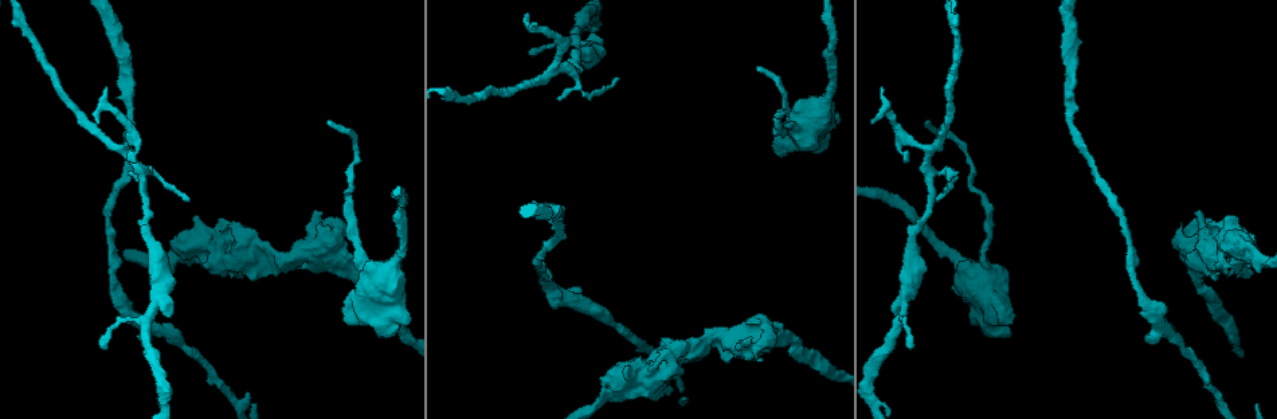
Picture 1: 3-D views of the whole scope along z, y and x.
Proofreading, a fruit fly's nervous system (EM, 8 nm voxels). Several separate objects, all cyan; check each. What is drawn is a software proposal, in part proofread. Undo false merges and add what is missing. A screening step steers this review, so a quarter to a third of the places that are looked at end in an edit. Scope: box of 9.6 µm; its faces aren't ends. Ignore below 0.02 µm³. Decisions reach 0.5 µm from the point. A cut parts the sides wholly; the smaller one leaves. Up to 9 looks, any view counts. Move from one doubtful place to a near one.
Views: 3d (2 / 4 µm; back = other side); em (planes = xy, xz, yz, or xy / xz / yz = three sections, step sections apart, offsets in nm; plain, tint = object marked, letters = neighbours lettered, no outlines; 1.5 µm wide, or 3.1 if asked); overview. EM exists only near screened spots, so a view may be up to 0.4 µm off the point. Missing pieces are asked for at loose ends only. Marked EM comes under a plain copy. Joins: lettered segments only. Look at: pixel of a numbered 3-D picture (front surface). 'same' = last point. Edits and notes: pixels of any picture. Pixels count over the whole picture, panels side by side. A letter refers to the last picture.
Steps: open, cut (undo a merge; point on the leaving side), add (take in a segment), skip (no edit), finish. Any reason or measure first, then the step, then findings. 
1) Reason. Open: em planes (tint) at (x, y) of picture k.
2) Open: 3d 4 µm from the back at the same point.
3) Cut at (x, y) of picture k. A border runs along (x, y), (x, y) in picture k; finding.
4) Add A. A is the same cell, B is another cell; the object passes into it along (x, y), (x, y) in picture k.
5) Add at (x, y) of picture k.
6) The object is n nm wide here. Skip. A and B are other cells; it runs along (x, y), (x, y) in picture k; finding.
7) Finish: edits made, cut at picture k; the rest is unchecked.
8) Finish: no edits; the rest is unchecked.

Sudden change in width. Open: em planes (tint) at (551, 293) of picture 1.

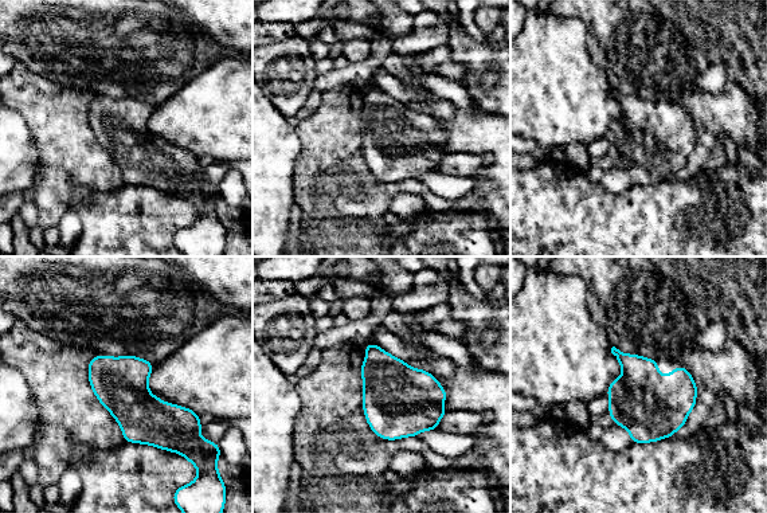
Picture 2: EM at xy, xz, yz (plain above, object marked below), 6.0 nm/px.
What lies round it. Open: em planes (letters) at the same point.

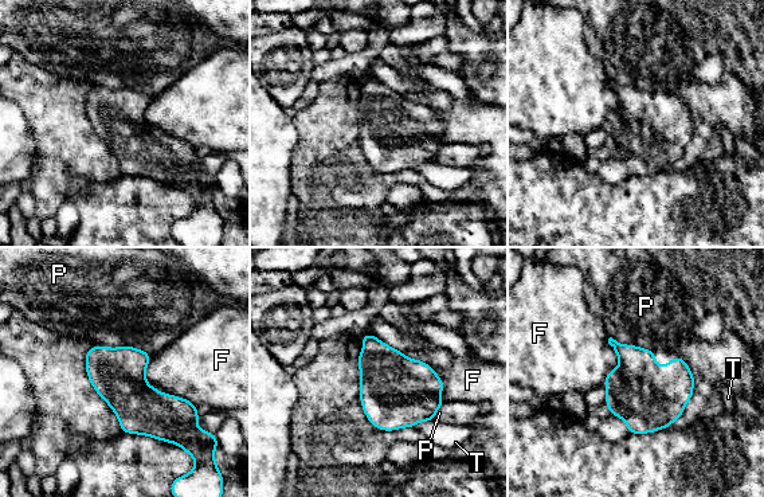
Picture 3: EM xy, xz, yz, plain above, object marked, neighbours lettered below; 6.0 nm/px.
The object is 260 nm wide here. Skip. F, P and T are other cells; a border runs along (149, 356), (145, 380), (195, 404) in picture 3; all the same cell.

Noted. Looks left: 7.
Stops while still wide. Open: 3d 4 µm at (386, 334) of picture 1.

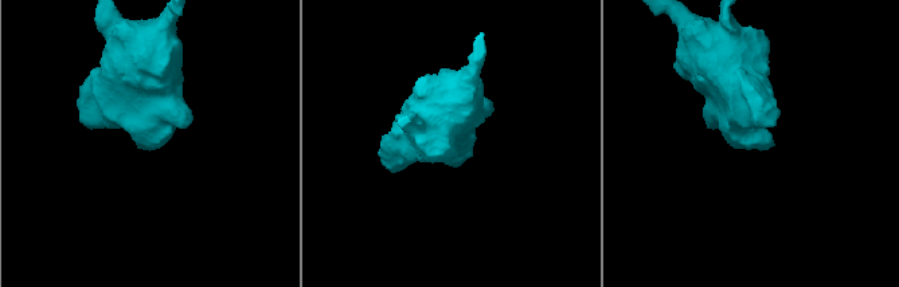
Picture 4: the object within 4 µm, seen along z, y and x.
Now the EM. Open: em planes (tint) at (156, 144) of picture 4.

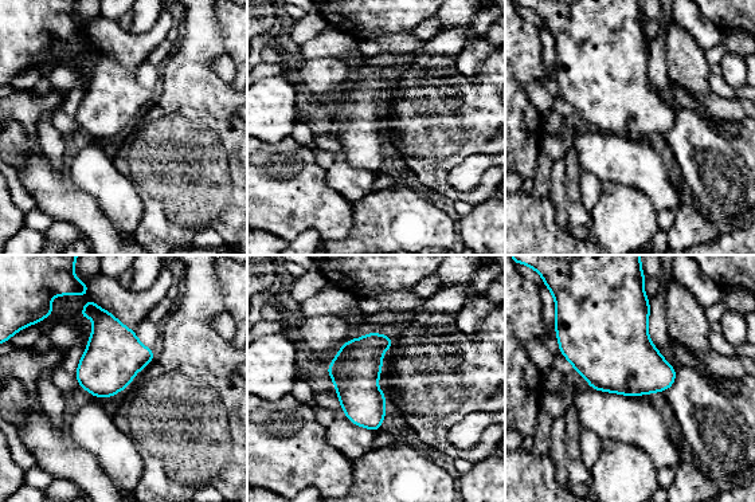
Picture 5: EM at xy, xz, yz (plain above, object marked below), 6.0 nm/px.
Open: em planes (letters) at the same point.

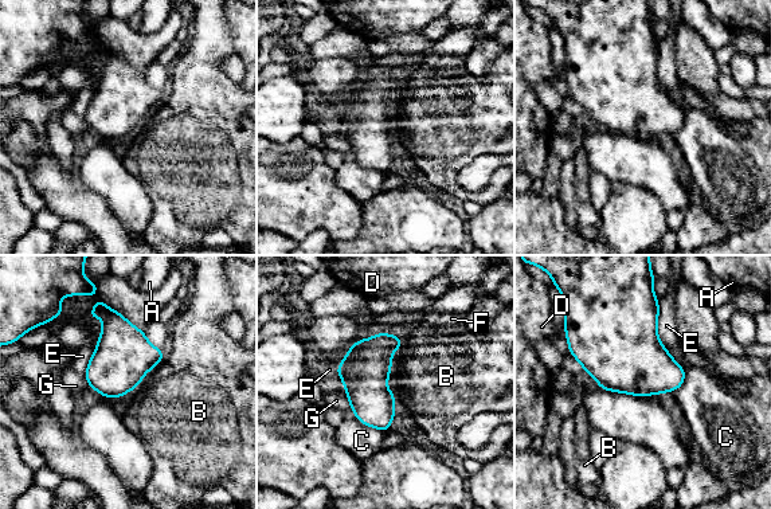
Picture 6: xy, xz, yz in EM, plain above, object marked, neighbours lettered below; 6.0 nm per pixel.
Skip. A, B, C, D, E, F and G are other cells; no lettered segment goes on from it.

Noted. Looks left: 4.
Branch stops here. Open: em xy step 4 (letters) at (927, 120) of picture 1.

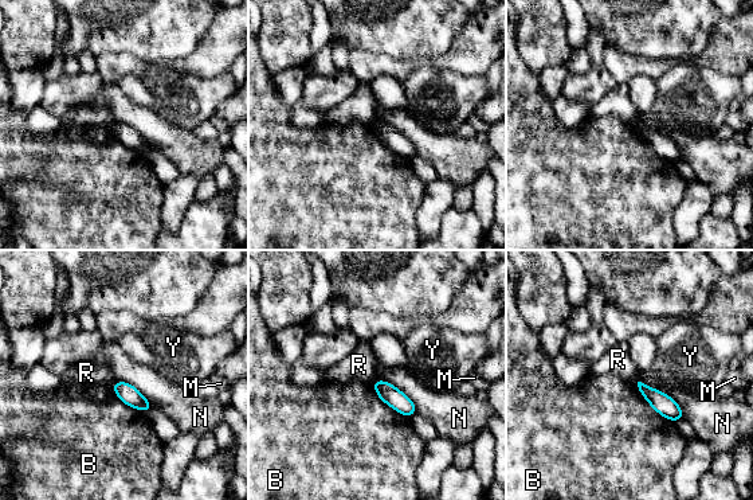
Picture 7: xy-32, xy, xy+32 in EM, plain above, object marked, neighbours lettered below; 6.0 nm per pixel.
Open: em planes (letters) at the same point.

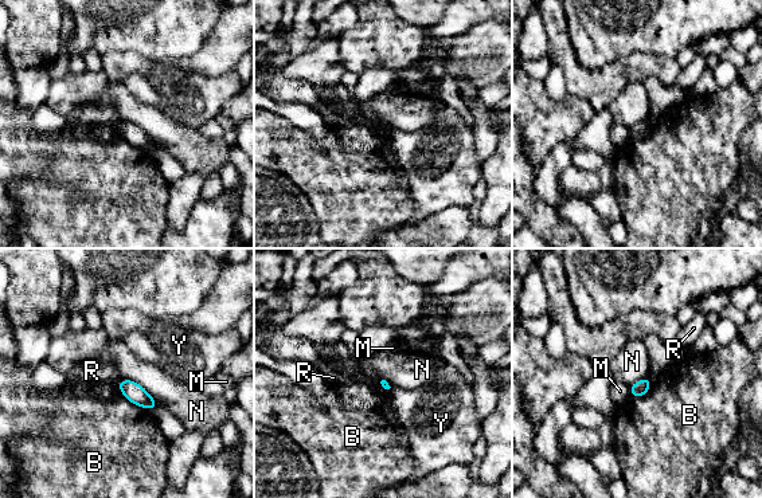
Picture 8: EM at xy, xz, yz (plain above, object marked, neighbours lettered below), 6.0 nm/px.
Skip. B, M, N, R and Y are other cells; a border runs along (120, 379), (136, 381), (157, 404) in picture 8; no lettered segment goes on from it.

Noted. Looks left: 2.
Tapers out. Open: 3d 2 µm at (536, 24) of picture 1.

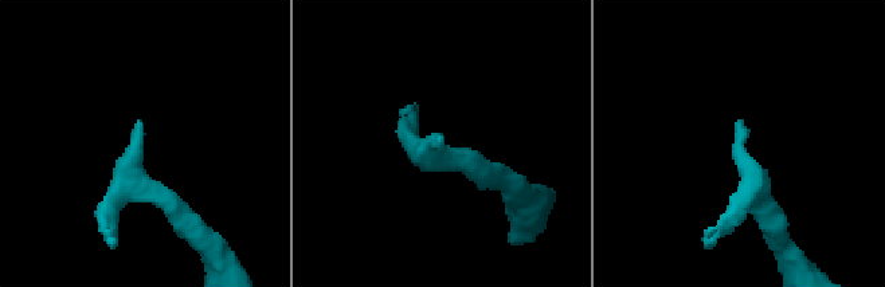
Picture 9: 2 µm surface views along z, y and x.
Open: em planes (letters) at (138, 119) of picture 9.

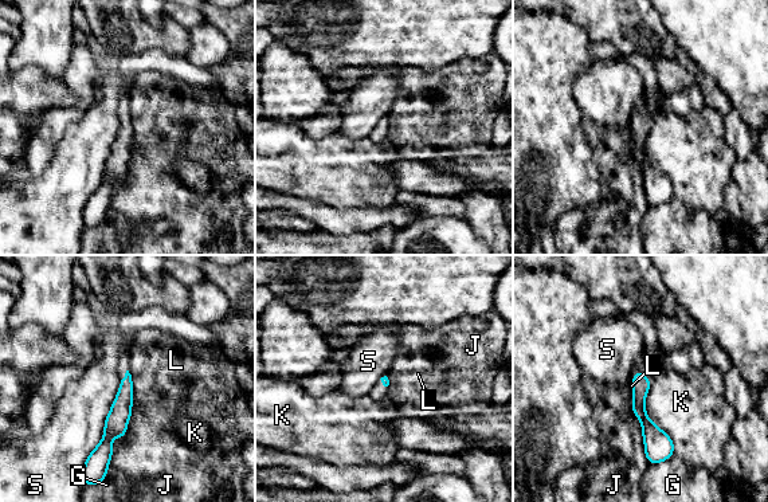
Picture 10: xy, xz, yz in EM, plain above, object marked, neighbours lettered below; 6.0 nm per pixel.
Skip. G, J, K, L and S are other cells; it runs along (638, 375), (649, 451) in picture 10; none of them fits.

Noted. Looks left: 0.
Finish: no edits; the rest is unchecked.

